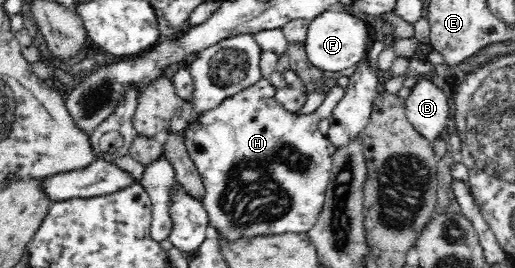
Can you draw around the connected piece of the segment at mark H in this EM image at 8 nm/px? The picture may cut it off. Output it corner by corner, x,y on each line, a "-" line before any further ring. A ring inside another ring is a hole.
262,77
251,87
226,98
216,109
206,111
206,115
185,129
185,147
205,183
203,207
209,225
228,241
252,235
306,234
317,223
323,209
336,148
320,133
317,124
331,117
336,105
344,99
346,89
326,79
326,98
309,117
285,111
276,102
276,93
278,89

